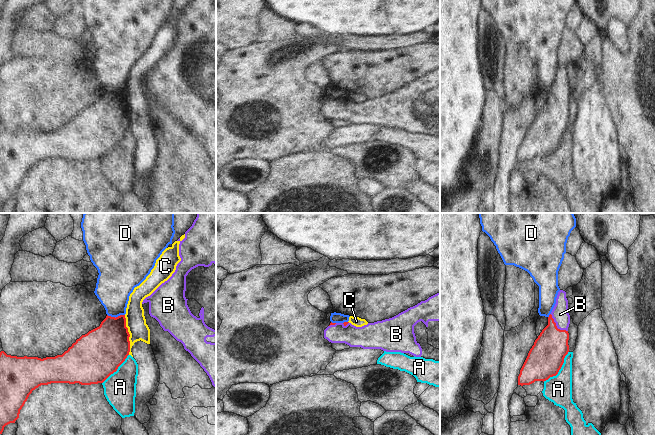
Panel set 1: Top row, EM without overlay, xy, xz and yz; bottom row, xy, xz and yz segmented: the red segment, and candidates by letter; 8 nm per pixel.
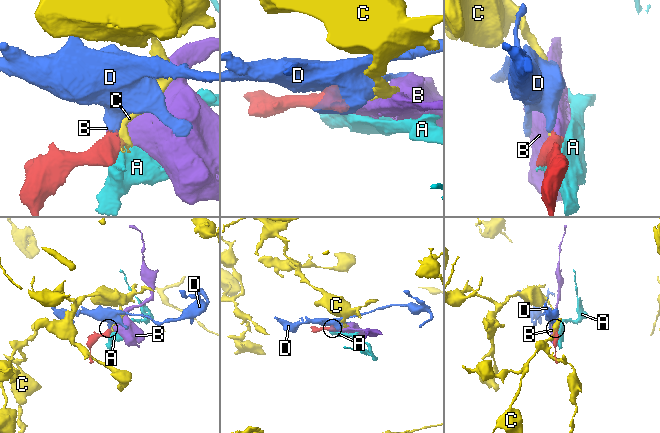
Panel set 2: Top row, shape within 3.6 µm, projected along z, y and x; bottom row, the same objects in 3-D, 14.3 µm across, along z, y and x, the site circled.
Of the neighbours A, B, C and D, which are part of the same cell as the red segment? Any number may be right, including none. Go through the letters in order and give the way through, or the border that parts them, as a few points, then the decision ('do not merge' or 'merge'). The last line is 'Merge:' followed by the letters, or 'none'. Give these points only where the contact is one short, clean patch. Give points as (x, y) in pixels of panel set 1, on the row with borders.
A: do not merge
B: way yz (547, 355), (556, 333), (556, 326), (560, 314); merge
C: border xy (124, 315), (129, 334), (129, 354); do not merge
D: border xy (124, 314), (116, 317); do not merge
Merge: B

